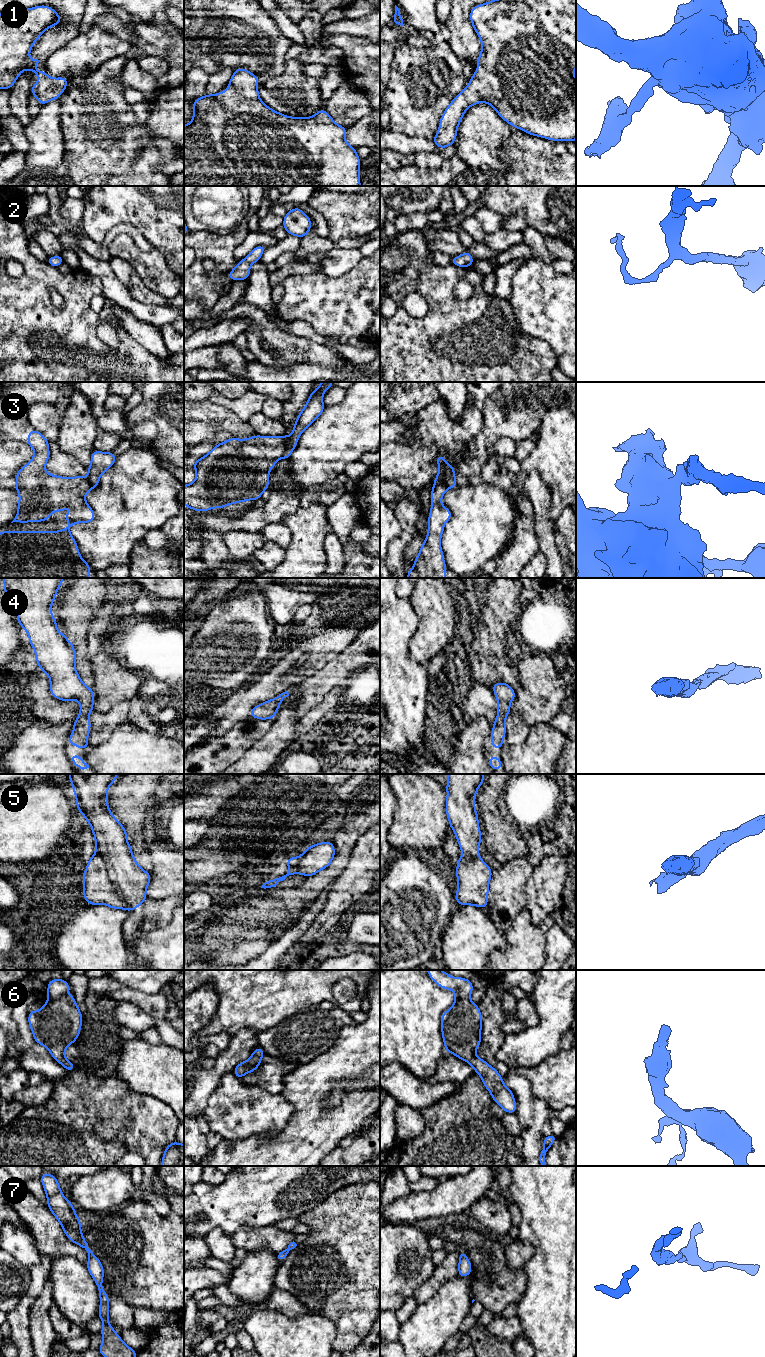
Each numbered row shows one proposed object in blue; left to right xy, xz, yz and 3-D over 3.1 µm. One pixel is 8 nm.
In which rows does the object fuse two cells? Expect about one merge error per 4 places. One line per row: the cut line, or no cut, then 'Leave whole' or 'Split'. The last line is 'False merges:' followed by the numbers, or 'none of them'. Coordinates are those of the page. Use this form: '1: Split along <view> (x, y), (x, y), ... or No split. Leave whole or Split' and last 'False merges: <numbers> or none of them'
1: No split. Leave whole
2: No split. Leave whole
3: Split along xz (289, 437), (286, 450), (281, 457). Split
4: No split. Leave whole
5: Split along xy (96, 851), (105, 863), (113, 888), (126, 903), (126, 909). Split
6: No split. Leave whole
7: No split. Leave whole
False merges: 3, 5

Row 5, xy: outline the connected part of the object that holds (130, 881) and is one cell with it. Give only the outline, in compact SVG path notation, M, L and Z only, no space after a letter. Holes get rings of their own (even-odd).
M69 774L73 786L76 807L90 824L95 837L96 852L99 853L108 870L109 879L117 894L127 903L127 912L143 905L147 899L146 889L151 882L151 874L143 870L135 861L132 849L127 840L125 827L113 816L107 802L108 788L114 783L117 774Z

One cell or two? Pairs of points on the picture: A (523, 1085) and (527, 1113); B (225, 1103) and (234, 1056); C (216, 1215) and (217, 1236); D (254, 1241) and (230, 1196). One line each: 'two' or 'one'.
A: one
B: two
C: two
D: two

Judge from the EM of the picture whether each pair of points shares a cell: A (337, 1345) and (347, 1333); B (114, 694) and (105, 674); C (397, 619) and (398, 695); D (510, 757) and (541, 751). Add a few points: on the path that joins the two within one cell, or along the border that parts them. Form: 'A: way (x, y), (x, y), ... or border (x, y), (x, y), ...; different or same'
A: way (340, 1342), (346, 1336); same
B: way (114, 689), (113, 682), (110, 679); same
C: way (397, 638), (397, 676); same
D: way (518, 757), (533, 757); same

